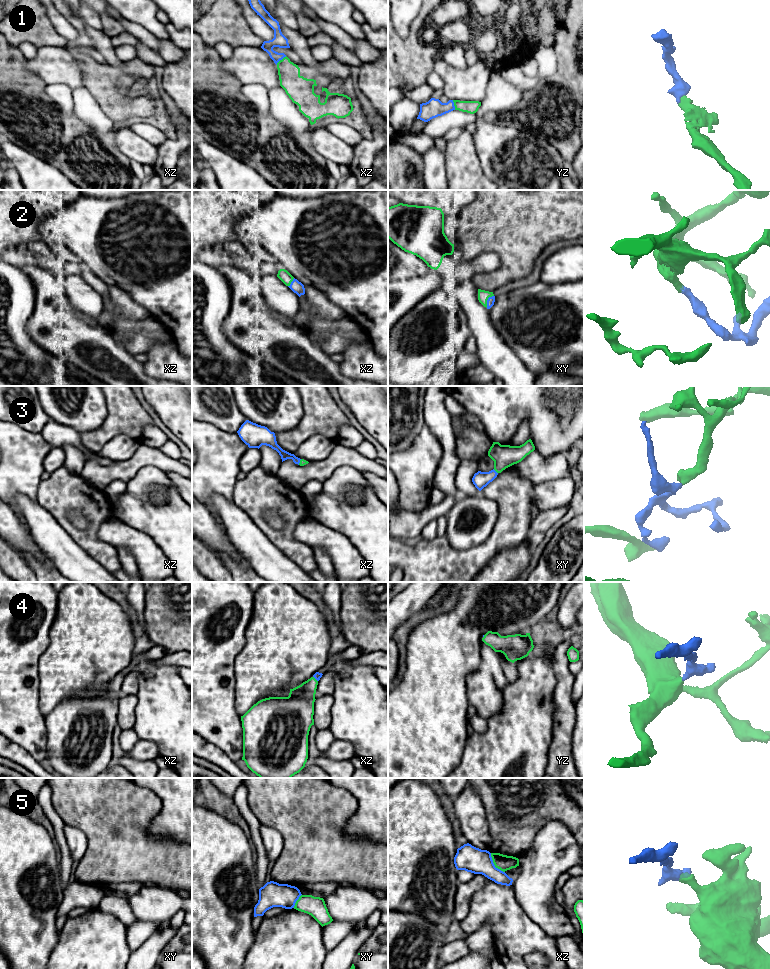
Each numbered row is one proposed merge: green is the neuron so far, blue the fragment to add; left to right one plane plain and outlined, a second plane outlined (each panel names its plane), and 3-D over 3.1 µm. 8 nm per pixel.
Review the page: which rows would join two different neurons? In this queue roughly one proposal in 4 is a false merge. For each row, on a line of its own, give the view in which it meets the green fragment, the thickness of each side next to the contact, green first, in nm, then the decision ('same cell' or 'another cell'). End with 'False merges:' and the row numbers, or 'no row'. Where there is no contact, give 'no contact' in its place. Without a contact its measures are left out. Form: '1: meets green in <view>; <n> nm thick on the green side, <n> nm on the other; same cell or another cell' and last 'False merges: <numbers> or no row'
1: meets green in xz; 190 nm thick on the green side, 110 nm on the other; same cell
2: meets green in xy; 90 nm thick on the green side, 60 nm on the other; same cell
3: meets green in xy; 190 nm thick on the green side, 130 nm on the other; same cell
4: meets green in xz; 240 nm thick on the green side, 60 nm on the other; same cell
5: meets green in xz; 130 nm thick on the green side, 200 nm on the other; another cell
False merges: 5

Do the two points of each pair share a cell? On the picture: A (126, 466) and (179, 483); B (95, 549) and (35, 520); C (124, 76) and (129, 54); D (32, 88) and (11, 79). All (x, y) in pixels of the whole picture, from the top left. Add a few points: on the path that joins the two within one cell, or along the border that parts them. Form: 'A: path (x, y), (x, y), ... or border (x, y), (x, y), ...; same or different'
A: border (166, 471), (175, 471), (181, 476); different
B: border (55, 519), (87, 553); different
C: border (136, 55), (133, 59), (125, 62); different
D: path (27, 88), (20, 88), (16, 84); same

